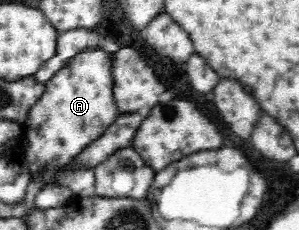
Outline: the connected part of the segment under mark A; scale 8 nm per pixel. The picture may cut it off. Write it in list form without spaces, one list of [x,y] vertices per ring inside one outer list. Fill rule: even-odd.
[[[86,47],[45,82],[45,93],[30,108],[22,126],[23,136],[29,141],[24,153],[30,172],[67,163],[85,146],[97,140],[117,119],[113,63],[113,51],[103,47]]]

